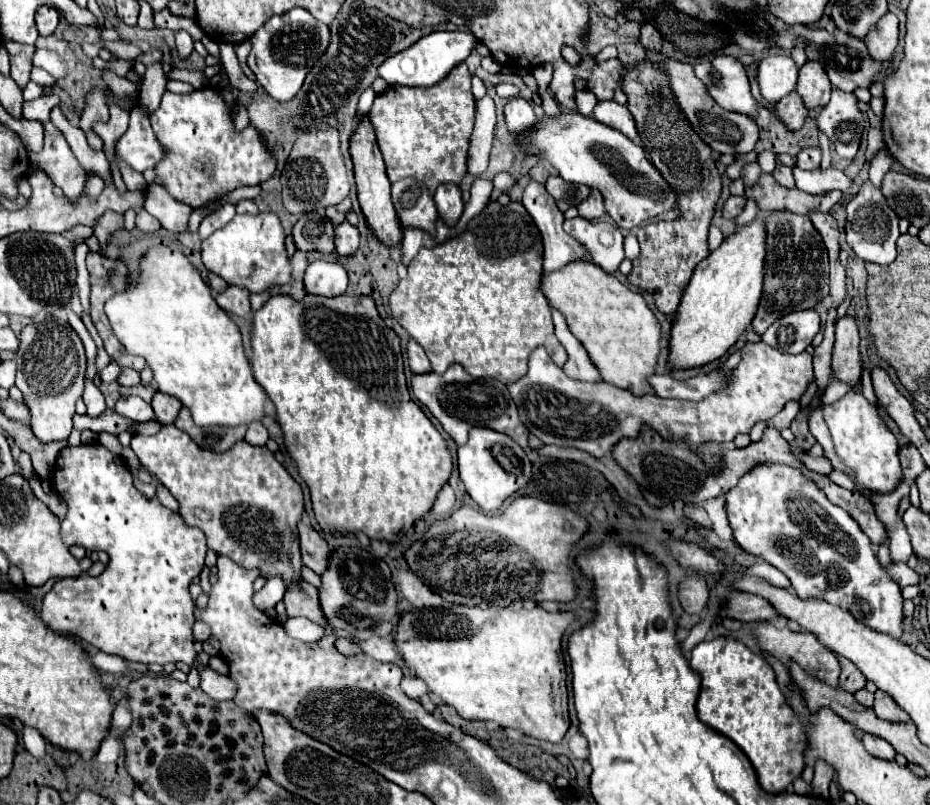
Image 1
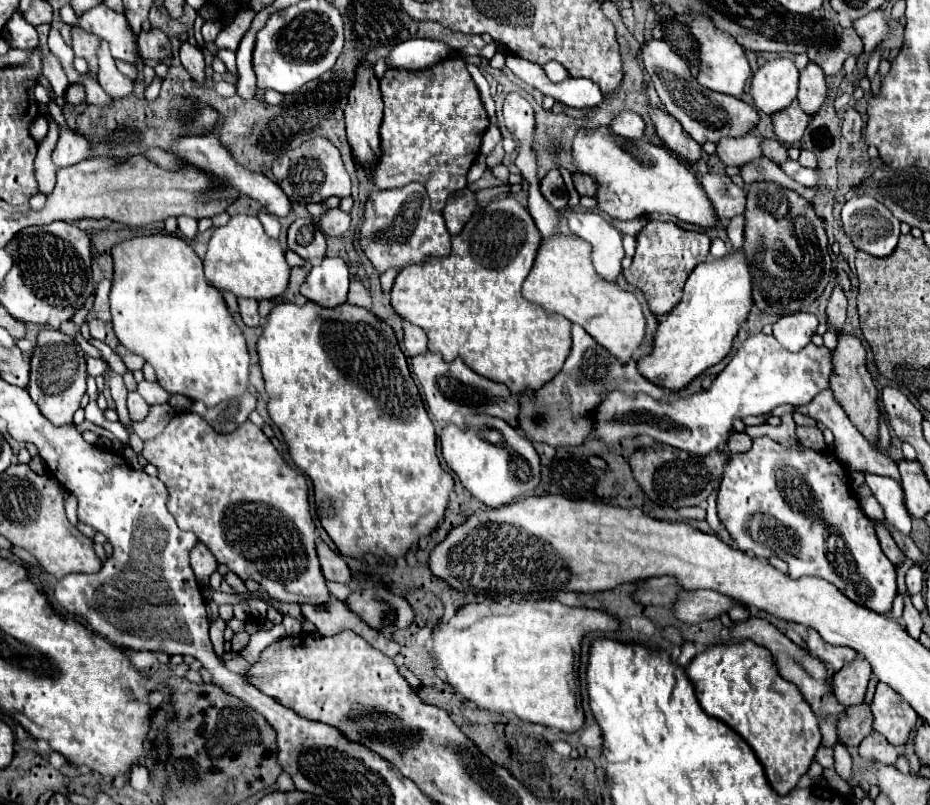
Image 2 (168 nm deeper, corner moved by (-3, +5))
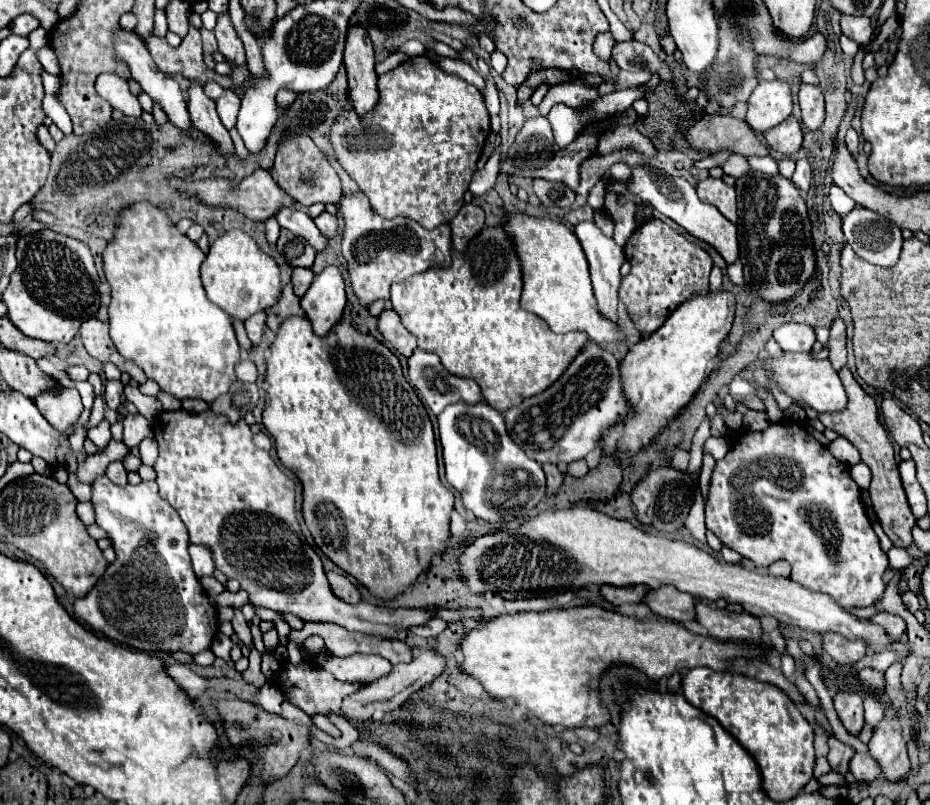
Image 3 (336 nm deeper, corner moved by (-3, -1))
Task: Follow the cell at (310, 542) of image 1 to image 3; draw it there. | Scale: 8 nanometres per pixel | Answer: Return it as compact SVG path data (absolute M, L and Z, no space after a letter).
M328 572L328 582L332 586L332 592L344 600L344 602L350 602L350 604L358 604L360 602L360 592L356 588L356 584L352 584L346 576L342 574L336 574L336 572Z

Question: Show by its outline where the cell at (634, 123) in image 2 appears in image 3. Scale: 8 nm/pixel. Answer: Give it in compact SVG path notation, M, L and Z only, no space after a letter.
M616 163L614 164L610 170L610 175L614 180L626 181L631 176L631 168L625 163Z

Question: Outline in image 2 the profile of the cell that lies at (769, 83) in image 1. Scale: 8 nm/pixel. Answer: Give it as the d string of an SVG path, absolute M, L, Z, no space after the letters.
M776 58L766 62L752 76L750 96L756 108L768 116L784 110L796 98L798 92L798 68L788 58Z

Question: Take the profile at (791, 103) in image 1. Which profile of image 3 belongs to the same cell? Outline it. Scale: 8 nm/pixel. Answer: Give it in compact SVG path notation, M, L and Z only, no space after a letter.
M790 116L782 124L766 130L764 136L766 136L766 142L770 144L770 148L778 150L784 156L798 152L802 146L802 126L794 116Z

